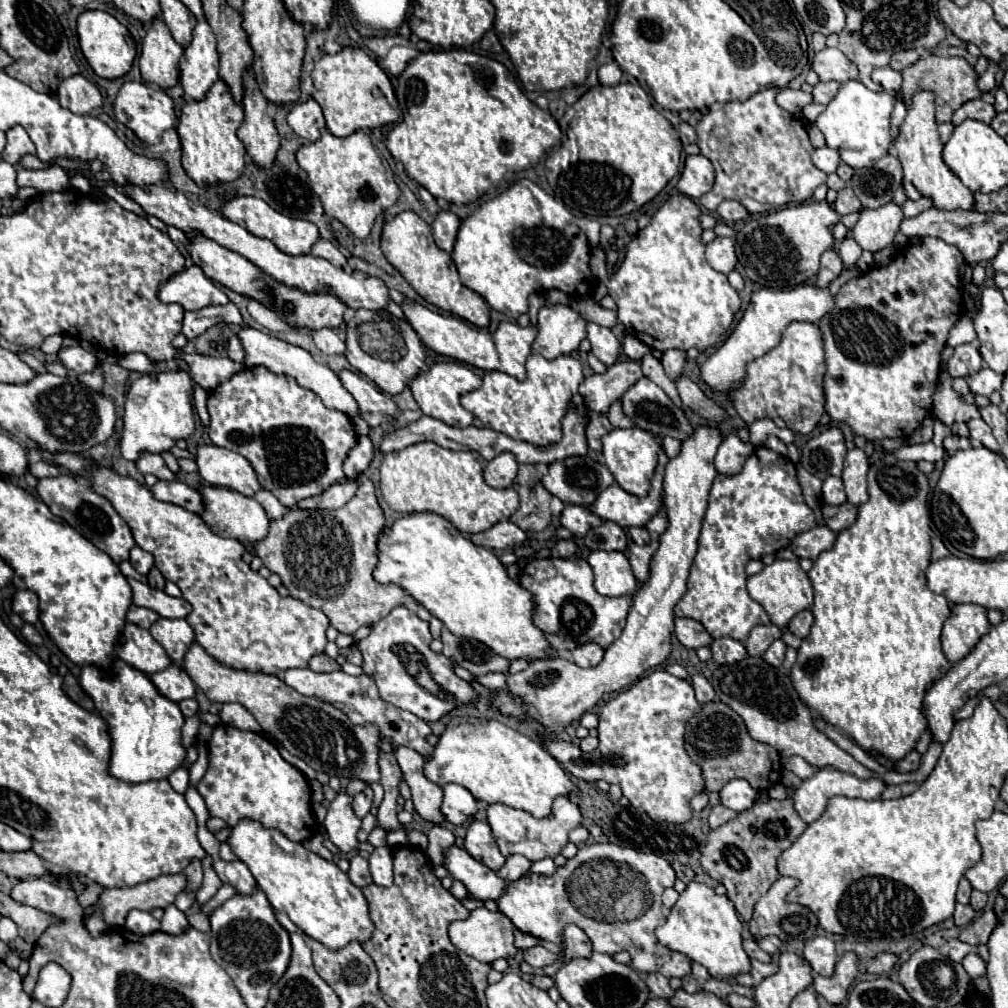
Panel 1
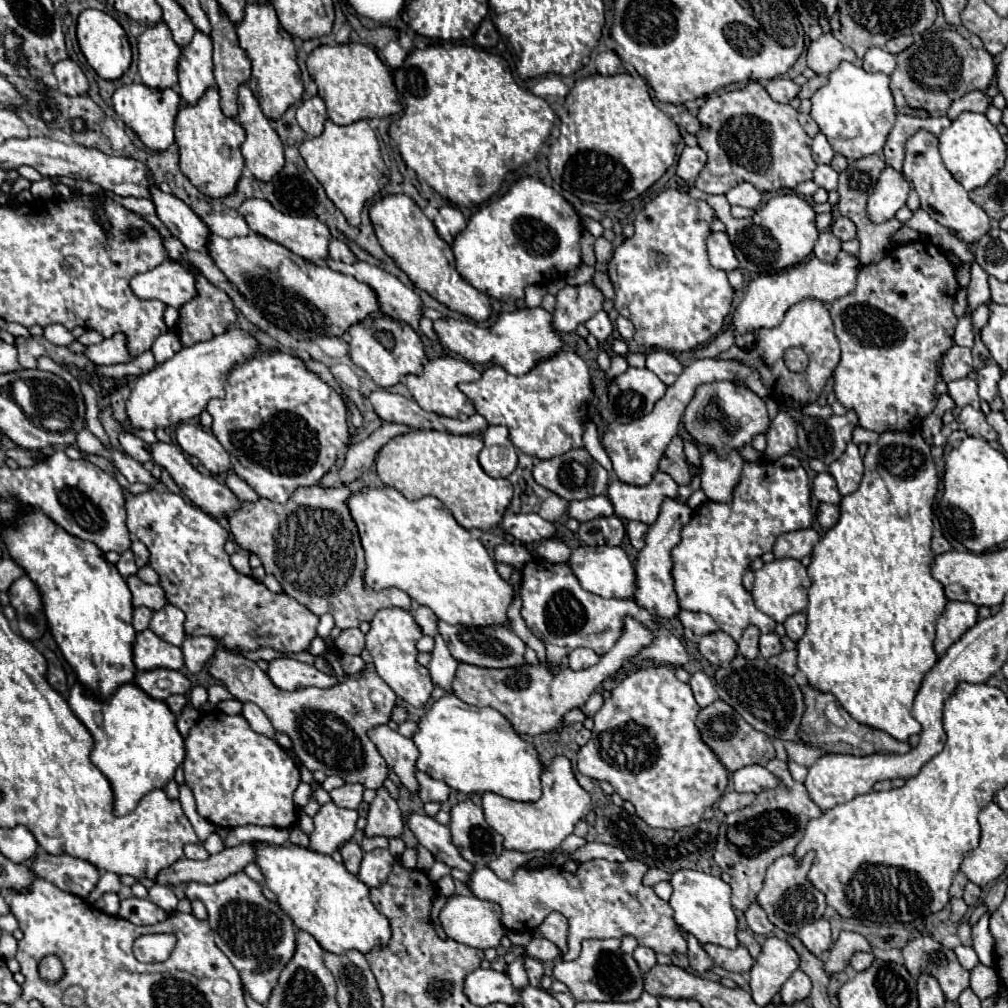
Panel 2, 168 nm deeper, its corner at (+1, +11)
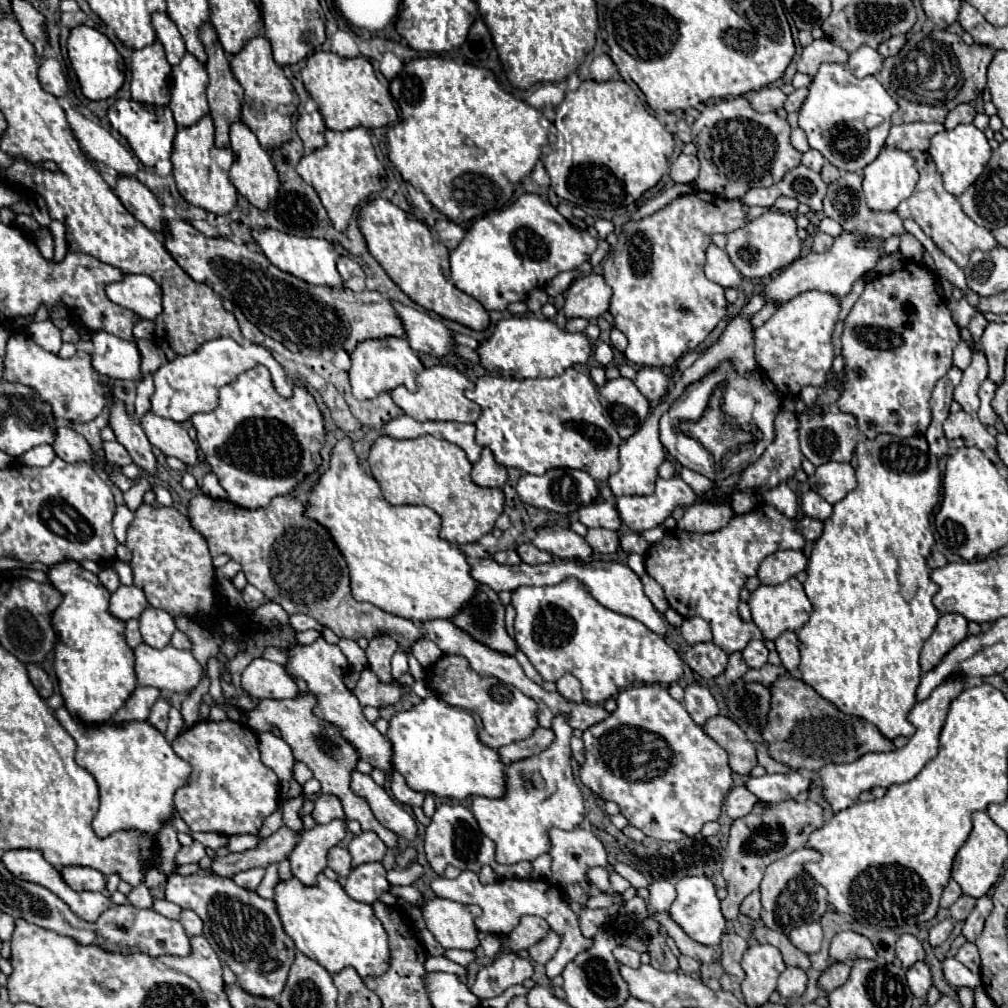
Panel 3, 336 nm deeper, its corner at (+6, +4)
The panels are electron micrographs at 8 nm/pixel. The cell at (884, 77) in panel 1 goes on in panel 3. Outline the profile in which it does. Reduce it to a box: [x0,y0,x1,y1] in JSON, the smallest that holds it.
[847,45,883,77]

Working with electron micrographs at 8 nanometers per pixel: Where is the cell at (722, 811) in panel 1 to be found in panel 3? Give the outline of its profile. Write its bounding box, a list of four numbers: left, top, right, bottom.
[725,787,759,819]

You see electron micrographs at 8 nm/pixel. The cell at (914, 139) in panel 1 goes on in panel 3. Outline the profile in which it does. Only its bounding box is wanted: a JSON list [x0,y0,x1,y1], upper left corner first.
[895,151,999,269]

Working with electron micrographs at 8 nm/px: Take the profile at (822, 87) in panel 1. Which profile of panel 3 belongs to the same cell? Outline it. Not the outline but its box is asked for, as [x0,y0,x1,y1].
[783,87,807,113]

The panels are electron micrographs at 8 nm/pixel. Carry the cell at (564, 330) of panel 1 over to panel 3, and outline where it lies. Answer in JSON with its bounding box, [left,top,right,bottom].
[563,273,611,317]

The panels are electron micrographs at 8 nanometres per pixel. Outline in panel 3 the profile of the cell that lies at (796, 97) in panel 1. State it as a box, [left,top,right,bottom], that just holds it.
[749,87,787,113]

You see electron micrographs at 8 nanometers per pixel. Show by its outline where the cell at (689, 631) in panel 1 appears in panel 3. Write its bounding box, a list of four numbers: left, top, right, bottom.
[681,617,711,645]

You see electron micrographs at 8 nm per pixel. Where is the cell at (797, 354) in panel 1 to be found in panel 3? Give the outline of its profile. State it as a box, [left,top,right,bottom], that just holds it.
[755,291,839,395]

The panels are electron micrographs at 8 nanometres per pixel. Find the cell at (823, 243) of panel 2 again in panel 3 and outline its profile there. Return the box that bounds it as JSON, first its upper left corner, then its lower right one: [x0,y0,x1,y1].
[813,233,833,253]

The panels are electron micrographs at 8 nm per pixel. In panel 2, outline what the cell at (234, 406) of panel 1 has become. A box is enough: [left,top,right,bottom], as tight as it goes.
[206,352,350,504]

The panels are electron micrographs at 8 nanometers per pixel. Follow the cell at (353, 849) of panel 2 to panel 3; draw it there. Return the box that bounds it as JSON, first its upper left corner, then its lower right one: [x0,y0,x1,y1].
[327,847,351,881]

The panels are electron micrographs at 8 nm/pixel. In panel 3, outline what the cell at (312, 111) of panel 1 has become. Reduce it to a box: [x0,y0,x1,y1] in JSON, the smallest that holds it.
[297,111,325,149]

